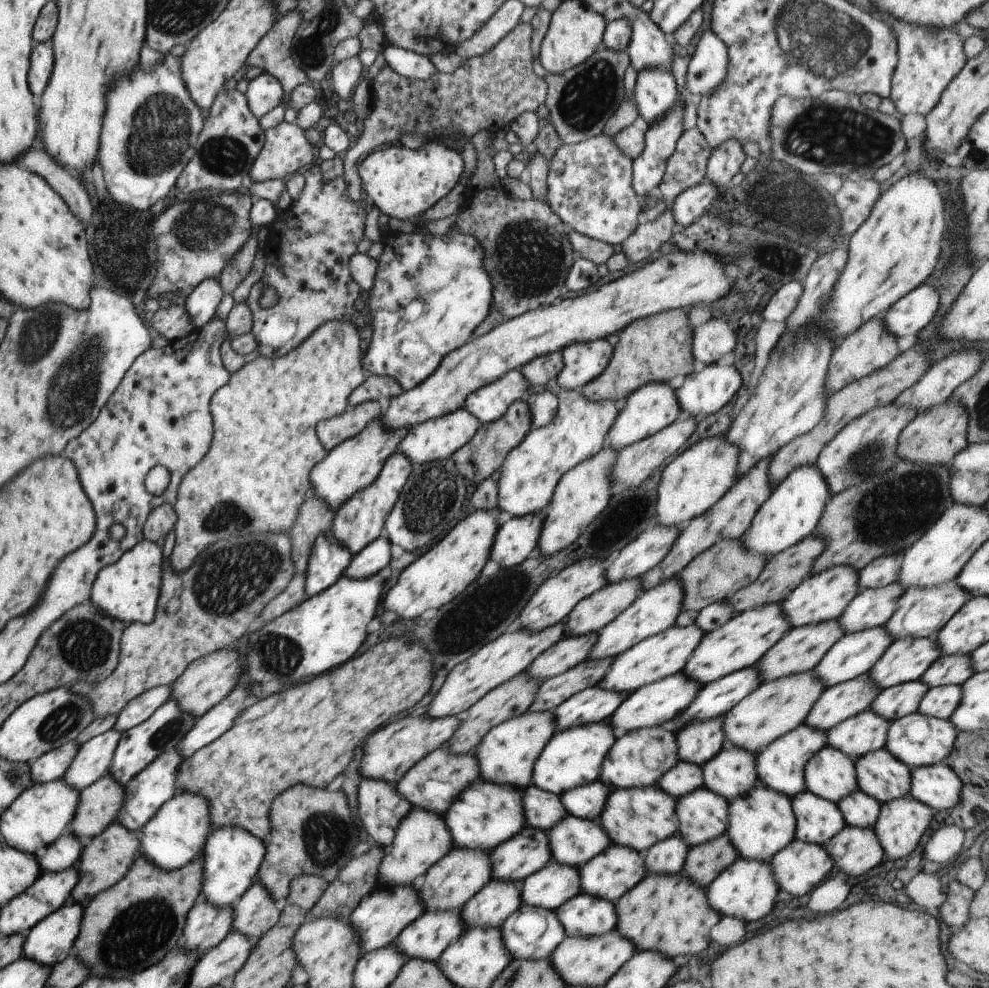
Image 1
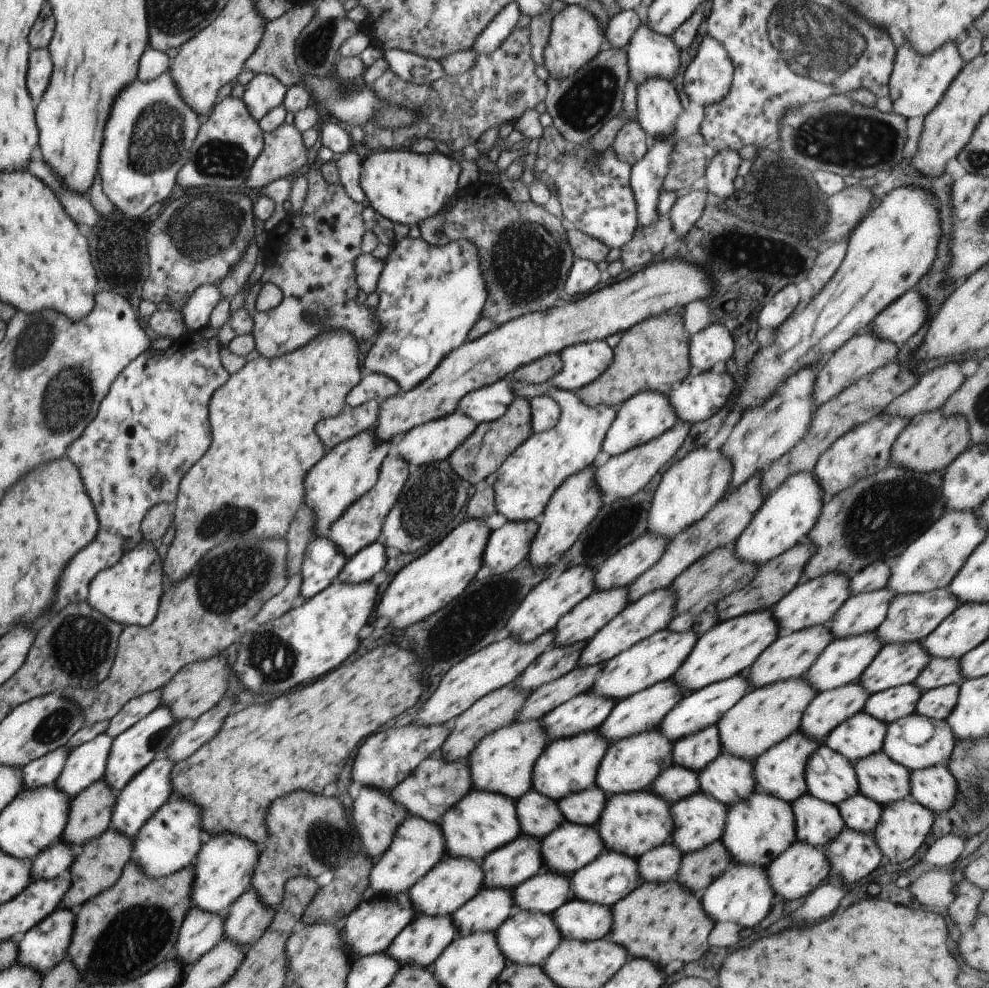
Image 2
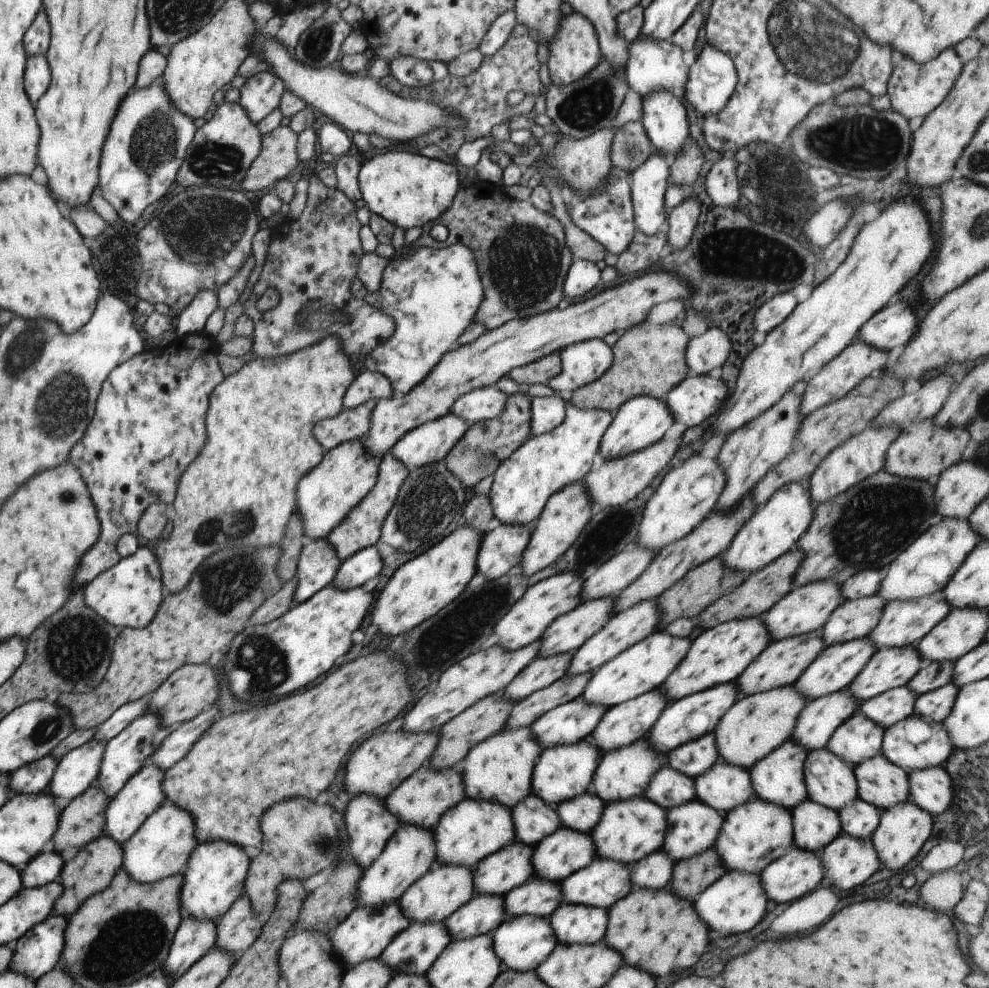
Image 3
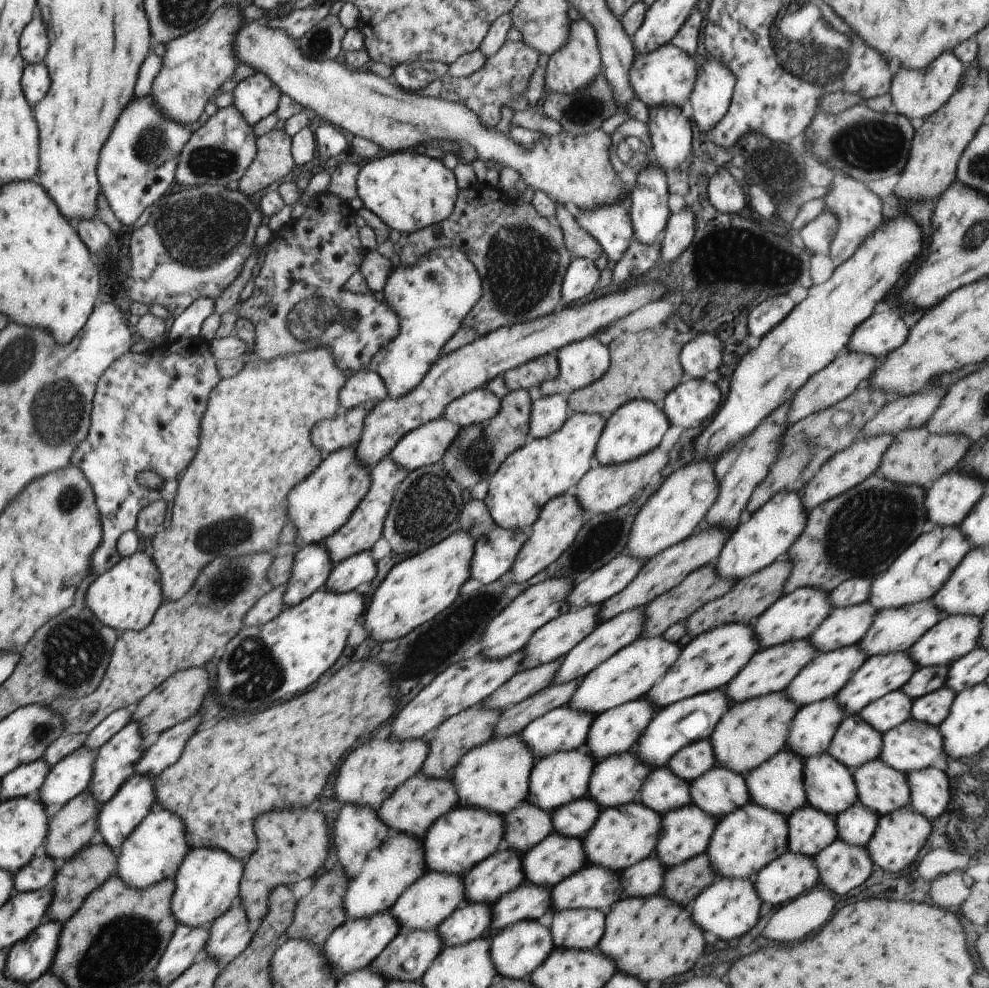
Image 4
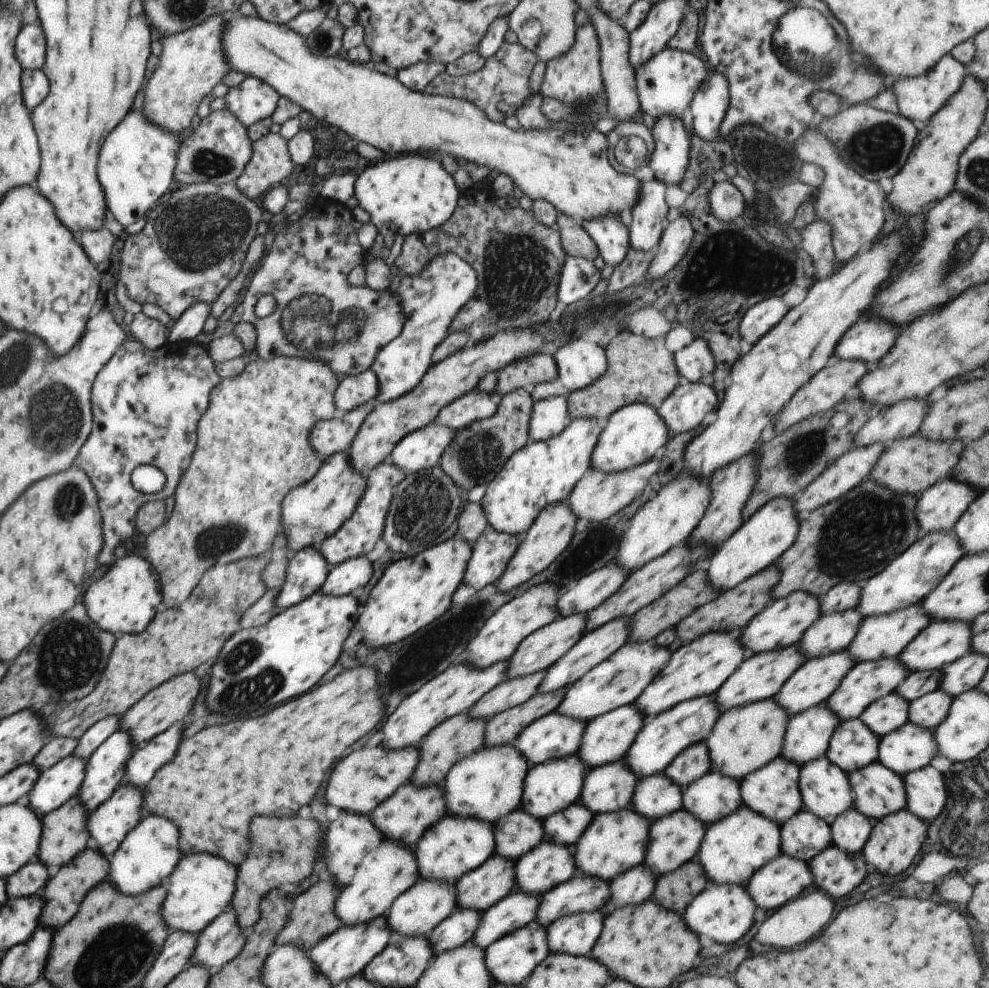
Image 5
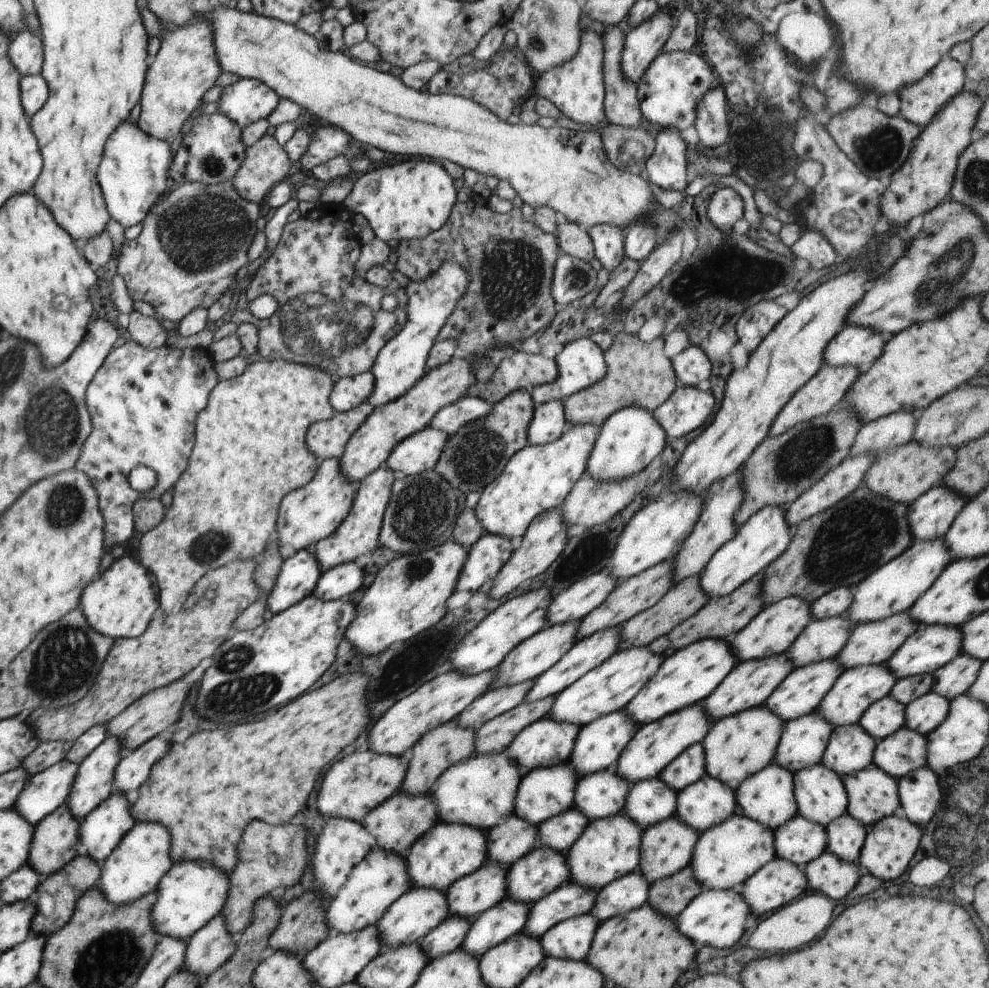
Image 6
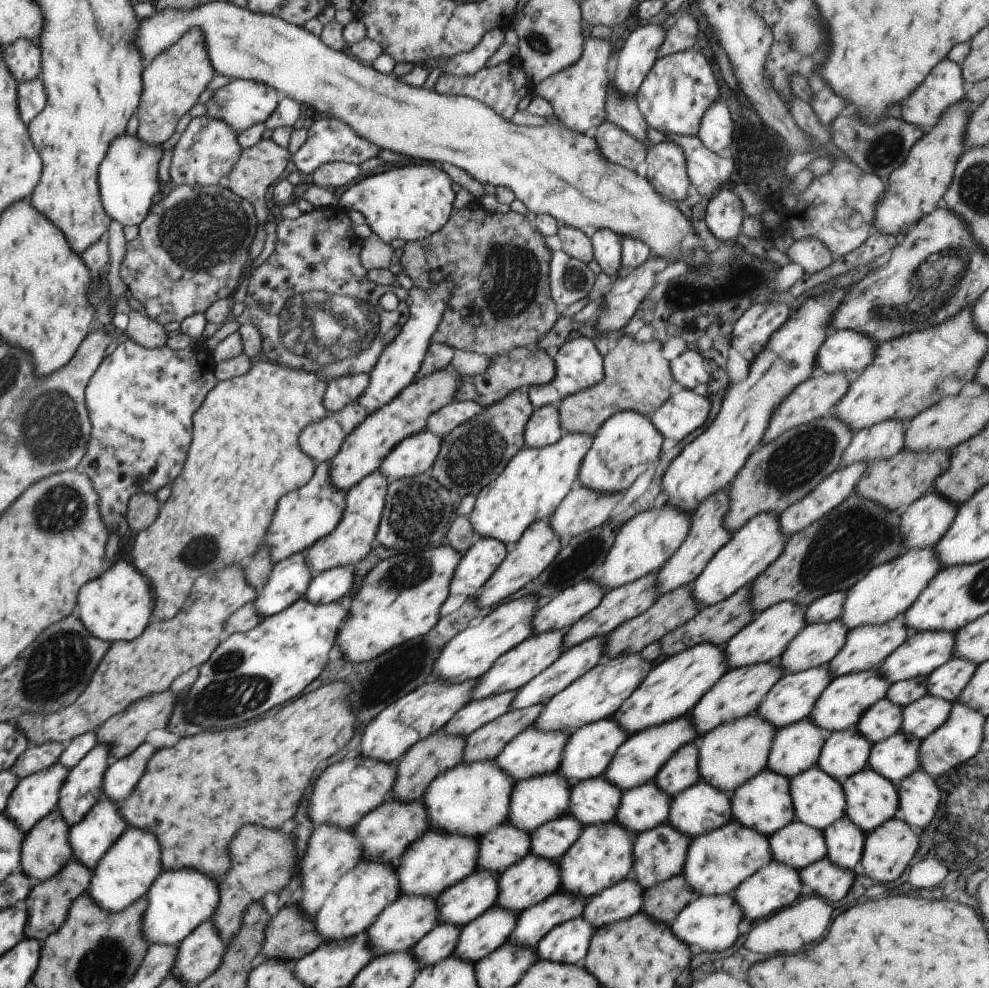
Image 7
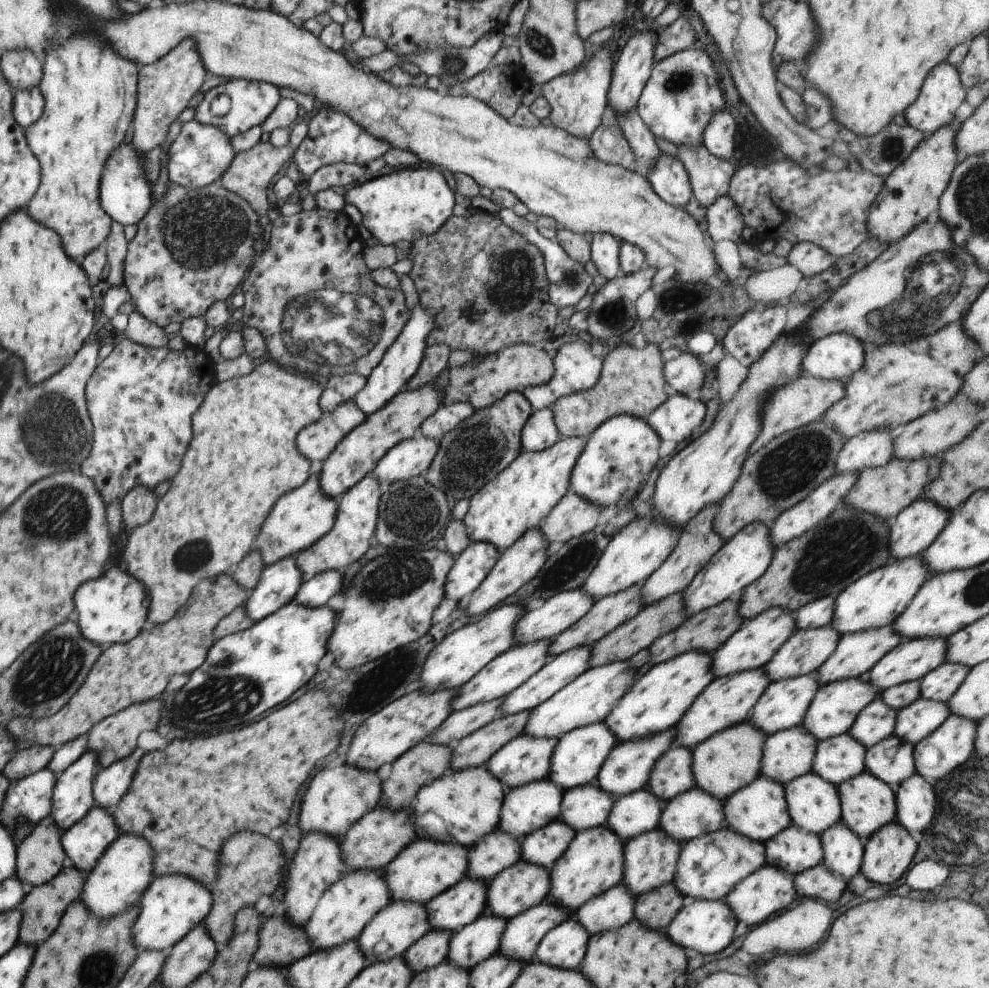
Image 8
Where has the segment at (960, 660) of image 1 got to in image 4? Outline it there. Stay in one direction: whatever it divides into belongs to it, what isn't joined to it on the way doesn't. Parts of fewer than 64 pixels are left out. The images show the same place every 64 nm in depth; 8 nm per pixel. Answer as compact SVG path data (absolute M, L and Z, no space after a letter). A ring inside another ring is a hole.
M924 666L916 669L912 678L902 686L904 694L913 700L938 690L946 684L949 666Z

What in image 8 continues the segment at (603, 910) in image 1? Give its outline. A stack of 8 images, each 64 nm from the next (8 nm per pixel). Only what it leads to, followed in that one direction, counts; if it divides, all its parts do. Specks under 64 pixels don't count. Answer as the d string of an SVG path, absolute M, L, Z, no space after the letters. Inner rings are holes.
M572 917L542 938L534 959L564 970L580 970L587 953L588 941L588 932L584 930L584 924Z

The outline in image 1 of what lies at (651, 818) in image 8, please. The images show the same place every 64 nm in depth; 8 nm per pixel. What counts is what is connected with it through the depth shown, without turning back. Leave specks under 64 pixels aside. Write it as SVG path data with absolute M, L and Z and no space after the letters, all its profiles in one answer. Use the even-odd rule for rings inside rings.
M678 761L660 780L657 786L674 799L692 793L704 784L703 768L692 762Z

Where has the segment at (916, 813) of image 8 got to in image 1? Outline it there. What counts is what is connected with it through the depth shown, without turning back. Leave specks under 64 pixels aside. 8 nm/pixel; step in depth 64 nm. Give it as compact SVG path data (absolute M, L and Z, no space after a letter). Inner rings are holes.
M947 761L911 769L909 794L928 804L935 812L956 806L963 788L960 776Z

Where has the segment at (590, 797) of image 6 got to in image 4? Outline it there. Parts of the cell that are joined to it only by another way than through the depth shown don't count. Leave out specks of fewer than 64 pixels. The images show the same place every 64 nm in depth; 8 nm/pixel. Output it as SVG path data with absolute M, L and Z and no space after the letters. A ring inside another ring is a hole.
M634 750L608 756L594 766L588 783L588 797L596 800L600 809L641 802L640 790L652 771Z

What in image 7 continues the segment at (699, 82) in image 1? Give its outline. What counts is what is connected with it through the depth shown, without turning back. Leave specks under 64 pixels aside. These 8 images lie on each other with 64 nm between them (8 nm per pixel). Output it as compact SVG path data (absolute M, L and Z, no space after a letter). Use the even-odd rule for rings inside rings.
M719 97L714 104L706 108L697 136L708 150L716 154L728 155L733 132L734 122L730 111Z

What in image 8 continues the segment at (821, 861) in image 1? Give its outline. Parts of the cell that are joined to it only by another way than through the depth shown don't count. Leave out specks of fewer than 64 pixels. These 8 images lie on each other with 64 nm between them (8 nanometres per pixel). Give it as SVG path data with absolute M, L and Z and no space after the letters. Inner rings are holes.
M764 865L754 874L746 876L742 882L738 882L724 900L730 906L730 910L734 912L736 920L744 922L751 929L762 924L762 922L766 922L776 912L782 912L796 898L794 874L788 874L786 870L782 870L778 866Z

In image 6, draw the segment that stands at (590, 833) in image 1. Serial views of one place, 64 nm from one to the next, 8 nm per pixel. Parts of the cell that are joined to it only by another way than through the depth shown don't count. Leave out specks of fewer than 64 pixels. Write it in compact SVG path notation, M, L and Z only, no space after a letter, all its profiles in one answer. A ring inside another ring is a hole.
M536 848L508 868L507 896L531 906L569 880L562 854L554 854L550 848Z

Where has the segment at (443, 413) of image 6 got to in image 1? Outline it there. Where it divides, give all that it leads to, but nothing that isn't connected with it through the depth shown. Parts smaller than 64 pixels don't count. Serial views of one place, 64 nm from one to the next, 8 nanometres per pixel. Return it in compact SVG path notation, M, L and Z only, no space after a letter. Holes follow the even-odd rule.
M520 368L510 370L496 382L482 386L466 398L463 408L481 423L498 420L518 399L526 399L531 385Z

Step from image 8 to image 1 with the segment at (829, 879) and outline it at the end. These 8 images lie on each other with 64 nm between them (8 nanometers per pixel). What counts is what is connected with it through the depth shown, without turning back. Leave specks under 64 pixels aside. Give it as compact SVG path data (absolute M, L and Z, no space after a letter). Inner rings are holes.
M848 824L823 846L834 866L852 878L878 866L885 855L874 828L858 828Z

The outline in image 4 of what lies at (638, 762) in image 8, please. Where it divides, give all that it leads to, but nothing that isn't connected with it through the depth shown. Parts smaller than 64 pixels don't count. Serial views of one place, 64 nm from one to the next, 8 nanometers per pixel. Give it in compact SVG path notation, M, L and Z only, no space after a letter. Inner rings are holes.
M718 688L718 690L684 698L666 708L659 709L633 750L638 754L638 758L653 770L667 766L670 758L678 750L682 750L684 746L688 746L692 742L709 738L714 732L715 724L718 724L730 705L724 688Z

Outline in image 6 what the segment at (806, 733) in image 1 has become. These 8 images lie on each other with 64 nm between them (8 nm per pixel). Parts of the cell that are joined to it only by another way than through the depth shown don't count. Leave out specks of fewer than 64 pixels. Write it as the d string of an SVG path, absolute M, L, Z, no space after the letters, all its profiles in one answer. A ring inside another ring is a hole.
M776 762L745 778L735 790L735 796L738 810L741 809L746 818L756 820L772 830L778 829L798 815L798 804L794 794L794 772L778 766Z

